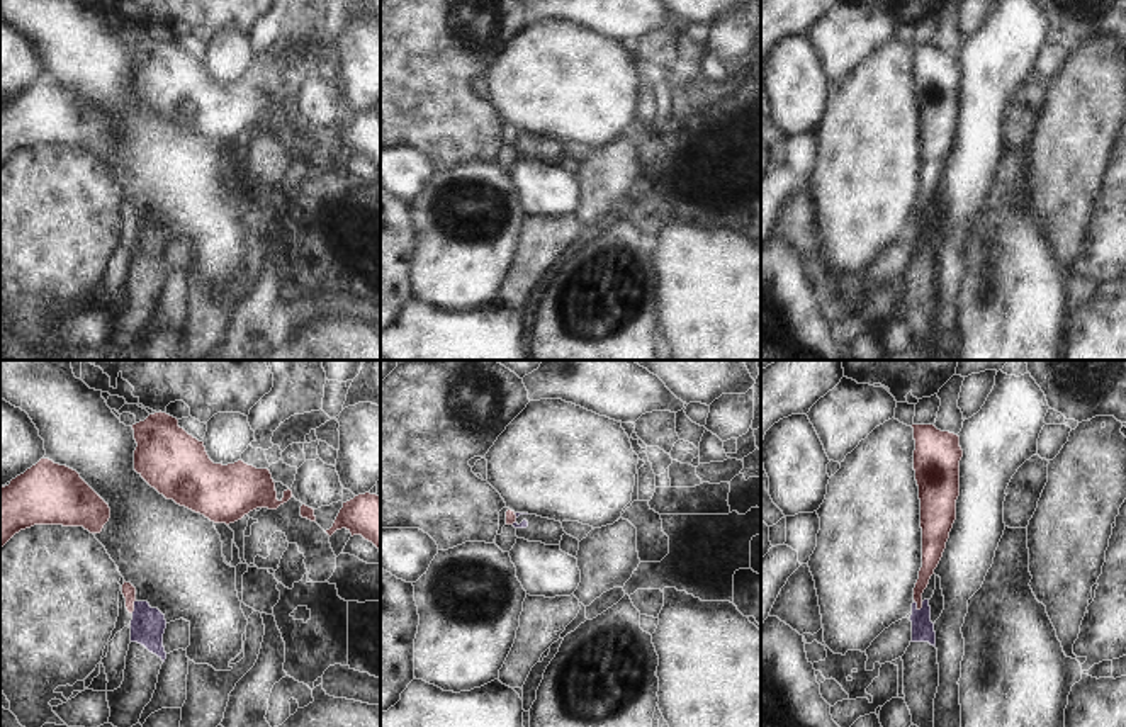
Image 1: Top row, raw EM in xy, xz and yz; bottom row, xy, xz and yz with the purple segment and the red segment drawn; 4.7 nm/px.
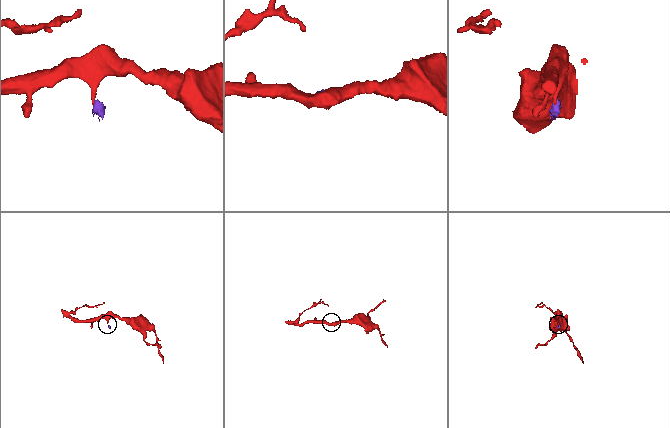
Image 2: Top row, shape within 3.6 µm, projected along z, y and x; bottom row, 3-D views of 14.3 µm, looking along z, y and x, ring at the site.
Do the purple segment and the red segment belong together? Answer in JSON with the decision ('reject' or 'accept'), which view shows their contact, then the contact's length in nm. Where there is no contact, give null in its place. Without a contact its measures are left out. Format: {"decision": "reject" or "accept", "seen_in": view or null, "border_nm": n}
{"decision": "reject", "seen_in": "yz", "border_nm": 60}

